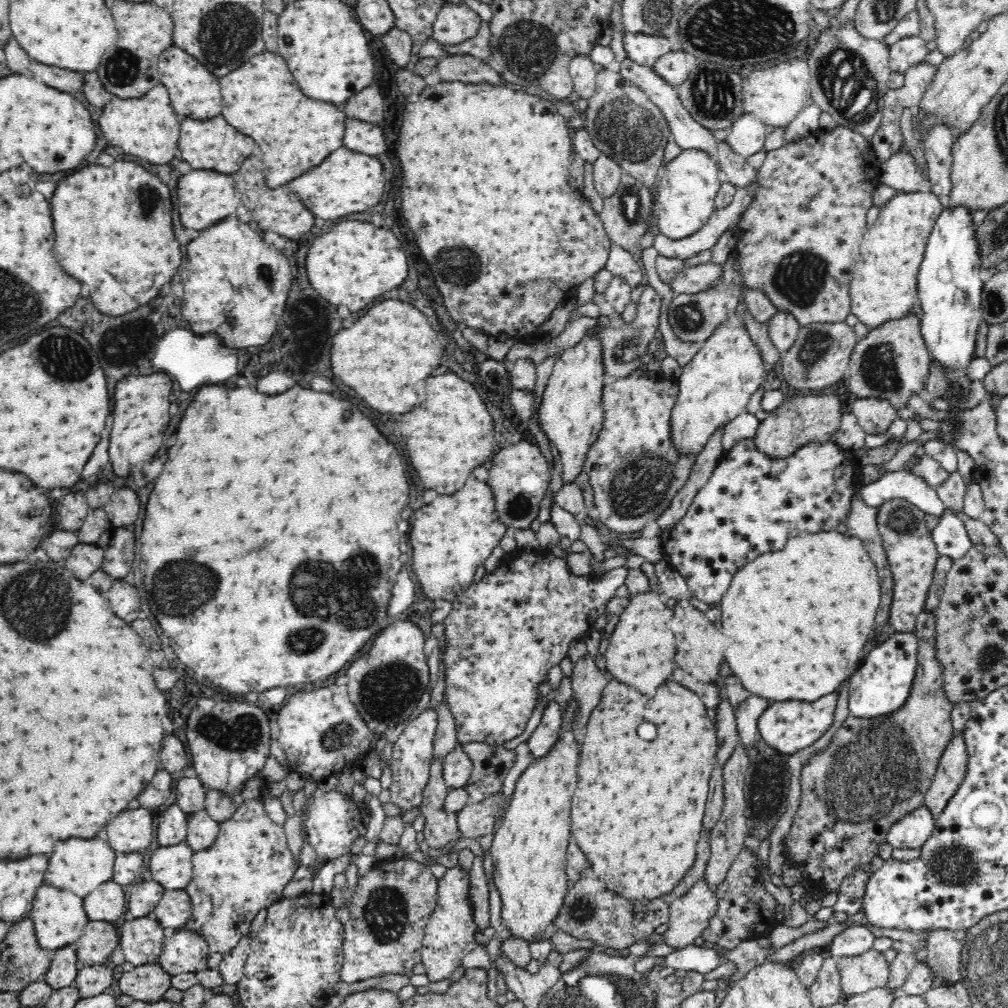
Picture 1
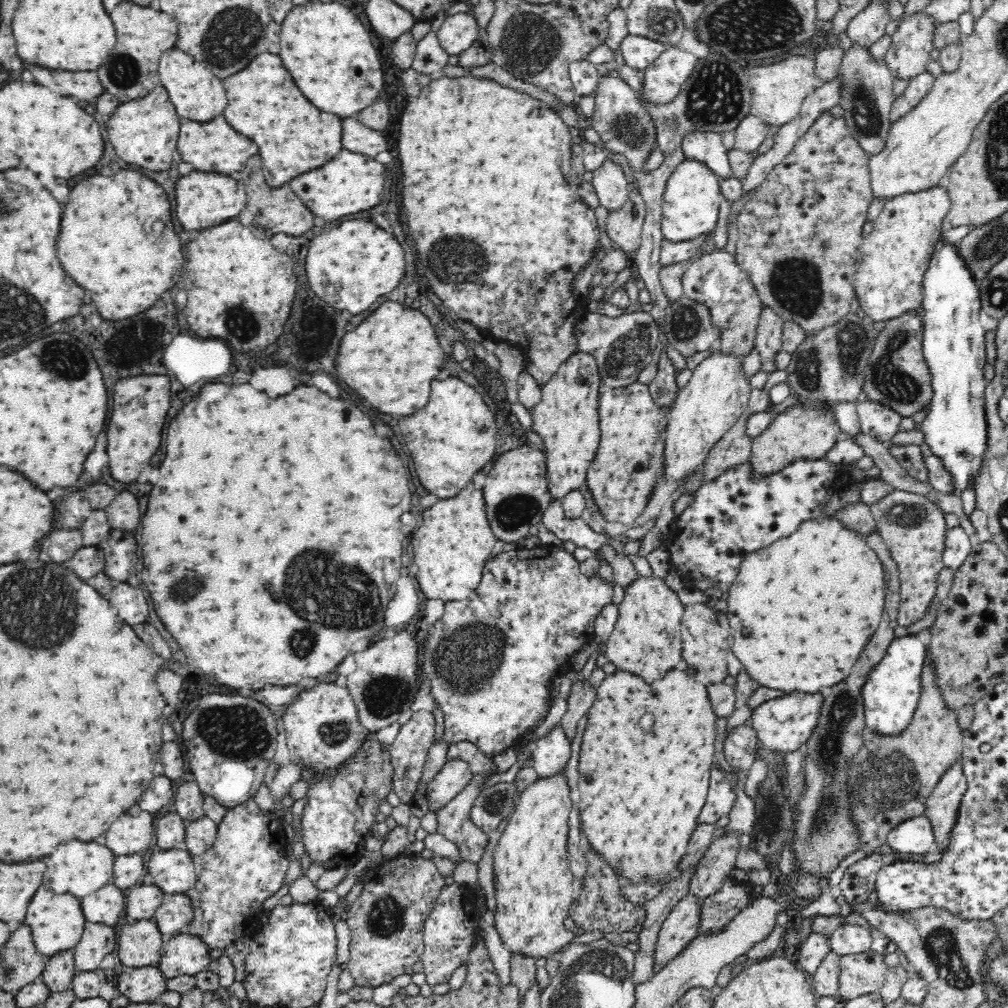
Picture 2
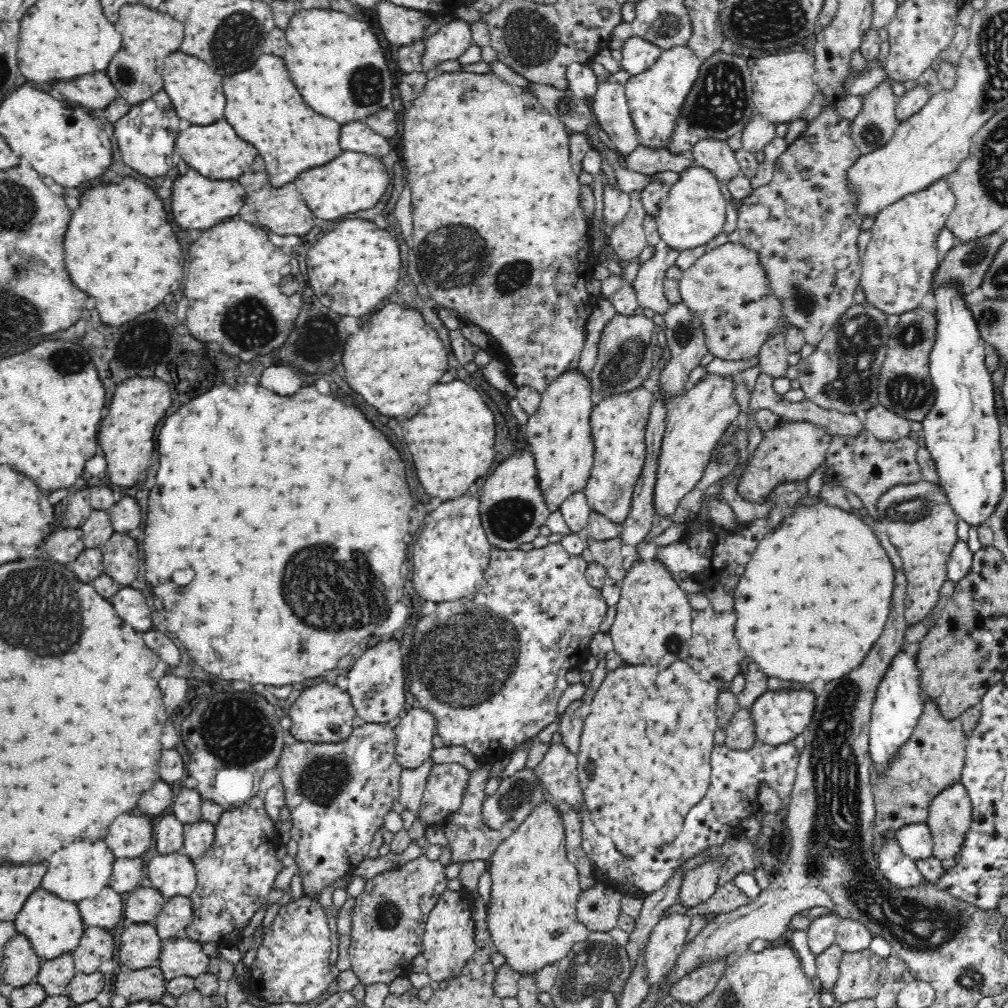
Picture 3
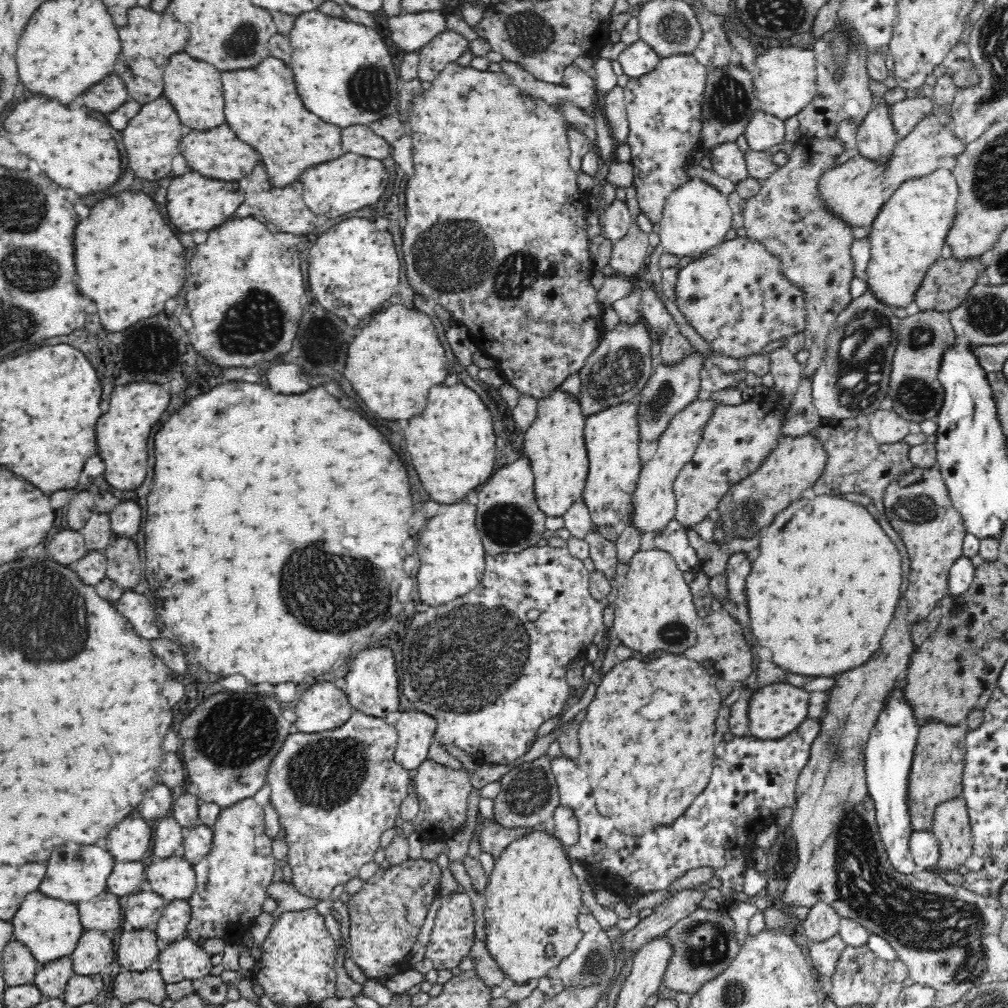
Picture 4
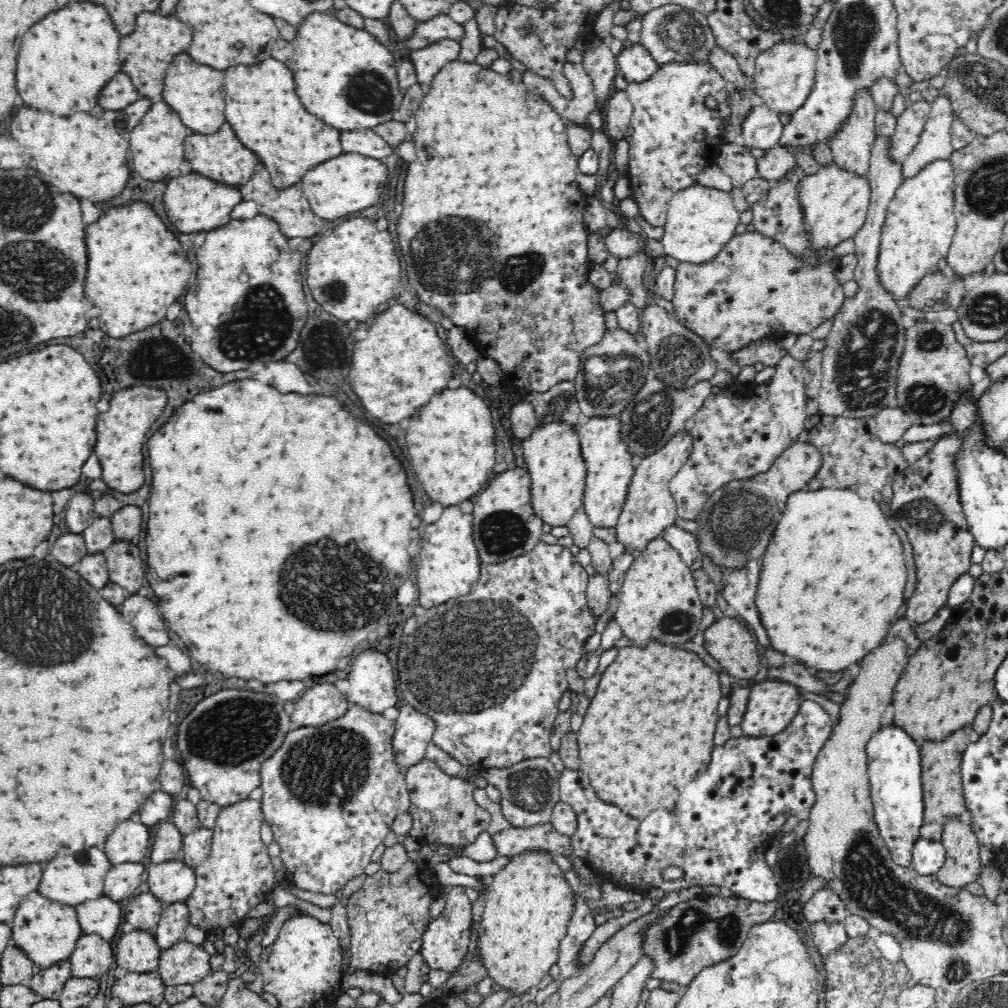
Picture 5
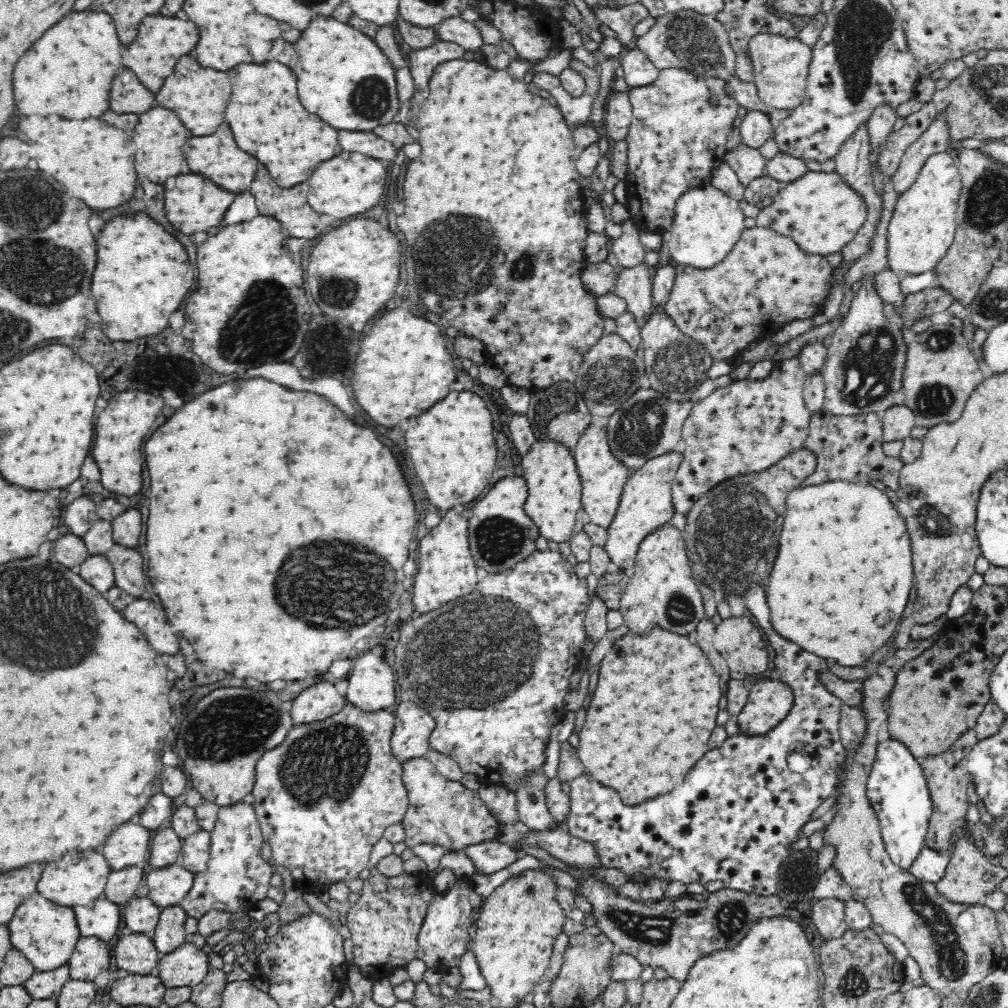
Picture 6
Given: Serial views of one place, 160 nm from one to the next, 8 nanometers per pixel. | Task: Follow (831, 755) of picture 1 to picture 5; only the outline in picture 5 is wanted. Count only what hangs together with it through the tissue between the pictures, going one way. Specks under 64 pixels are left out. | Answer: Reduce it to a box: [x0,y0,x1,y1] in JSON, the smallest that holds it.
[920,725,976,842]

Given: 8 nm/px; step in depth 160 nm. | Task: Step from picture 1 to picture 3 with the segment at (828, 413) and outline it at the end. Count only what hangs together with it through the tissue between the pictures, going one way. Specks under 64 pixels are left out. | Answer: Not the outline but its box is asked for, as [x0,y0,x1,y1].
[736,421,831,504]

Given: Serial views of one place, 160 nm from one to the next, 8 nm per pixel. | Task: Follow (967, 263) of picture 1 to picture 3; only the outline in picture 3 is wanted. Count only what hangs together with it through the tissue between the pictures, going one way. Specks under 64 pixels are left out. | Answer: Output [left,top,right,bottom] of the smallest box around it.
[922,286,1004,526]

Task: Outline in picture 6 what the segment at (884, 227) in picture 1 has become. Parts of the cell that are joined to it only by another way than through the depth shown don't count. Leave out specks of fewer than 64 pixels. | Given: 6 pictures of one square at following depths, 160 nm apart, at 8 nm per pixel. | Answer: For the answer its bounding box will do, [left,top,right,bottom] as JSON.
[887,151,962,274]

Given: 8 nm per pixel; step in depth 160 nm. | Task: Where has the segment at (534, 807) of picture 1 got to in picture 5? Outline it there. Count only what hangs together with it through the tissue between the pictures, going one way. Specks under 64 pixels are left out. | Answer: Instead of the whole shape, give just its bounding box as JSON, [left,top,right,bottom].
[477,850,576,997]

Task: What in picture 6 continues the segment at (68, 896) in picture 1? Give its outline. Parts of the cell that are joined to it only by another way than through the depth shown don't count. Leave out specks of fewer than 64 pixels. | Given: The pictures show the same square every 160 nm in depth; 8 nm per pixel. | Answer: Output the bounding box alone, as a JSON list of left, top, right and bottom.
[8,892,80,972]

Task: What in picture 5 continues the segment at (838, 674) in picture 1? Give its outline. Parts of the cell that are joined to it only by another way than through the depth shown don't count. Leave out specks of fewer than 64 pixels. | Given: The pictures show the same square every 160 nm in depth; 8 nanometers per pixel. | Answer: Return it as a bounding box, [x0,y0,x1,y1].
[756,487,906,672]

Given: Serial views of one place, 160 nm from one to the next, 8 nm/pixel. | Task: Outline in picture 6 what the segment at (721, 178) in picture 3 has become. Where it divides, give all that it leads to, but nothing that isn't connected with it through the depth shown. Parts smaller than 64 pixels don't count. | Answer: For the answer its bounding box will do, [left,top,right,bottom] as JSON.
[725,142,767,188]

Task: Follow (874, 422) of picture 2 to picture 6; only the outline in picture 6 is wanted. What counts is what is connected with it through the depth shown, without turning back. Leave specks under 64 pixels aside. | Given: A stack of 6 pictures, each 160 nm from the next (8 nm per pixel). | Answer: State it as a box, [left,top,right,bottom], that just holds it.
[882,405,916,442]

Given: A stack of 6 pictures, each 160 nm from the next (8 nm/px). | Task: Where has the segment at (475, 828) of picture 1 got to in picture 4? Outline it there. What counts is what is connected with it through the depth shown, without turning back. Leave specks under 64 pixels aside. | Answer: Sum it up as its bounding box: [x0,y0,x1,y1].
[493,754,561,828]

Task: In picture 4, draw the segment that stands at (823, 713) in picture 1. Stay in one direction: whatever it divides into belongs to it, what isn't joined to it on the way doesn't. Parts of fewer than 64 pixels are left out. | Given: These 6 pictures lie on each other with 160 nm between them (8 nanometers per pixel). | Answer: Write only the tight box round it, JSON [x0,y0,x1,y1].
[747,683,810,740]

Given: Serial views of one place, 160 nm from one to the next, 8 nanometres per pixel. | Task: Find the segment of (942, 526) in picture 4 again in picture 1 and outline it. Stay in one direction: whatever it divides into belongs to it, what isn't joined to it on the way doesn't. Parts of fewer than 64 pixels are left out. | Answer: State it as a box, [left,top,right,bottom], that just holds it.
[876,498,940,632]

